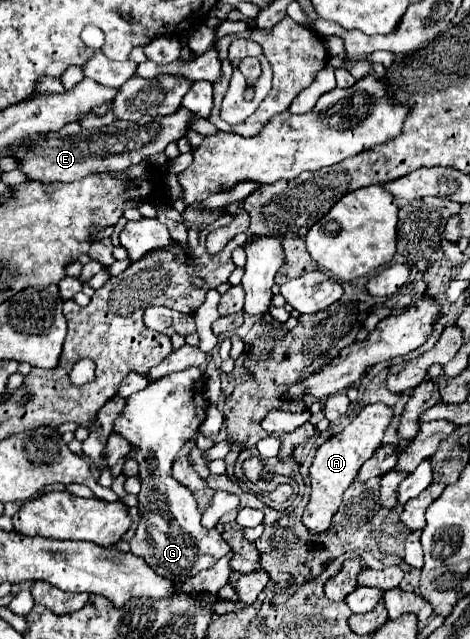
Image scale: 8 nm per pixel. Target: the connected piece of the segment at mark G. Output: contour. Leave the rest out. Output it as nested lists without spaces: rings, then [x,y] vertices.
[[[188,368],[154,380],[148,388],[132,394],[114,424],[114,432],[138,446],[136,460],[140,464],[140,478],[144,480],[138,494],[140,524],[130,546],[136,556],[146,558],[146,562],[150,562],[150,566],[164,578],[192,578],[230,552],[230,546],[222,540],[218,530],[202,528],[192,492],[178,484],[170,472],[178,450],[188,438],[196,436],[198,426],[204,422],[206,406],[208,400],[202,388],[202,372],[198,368]]]

